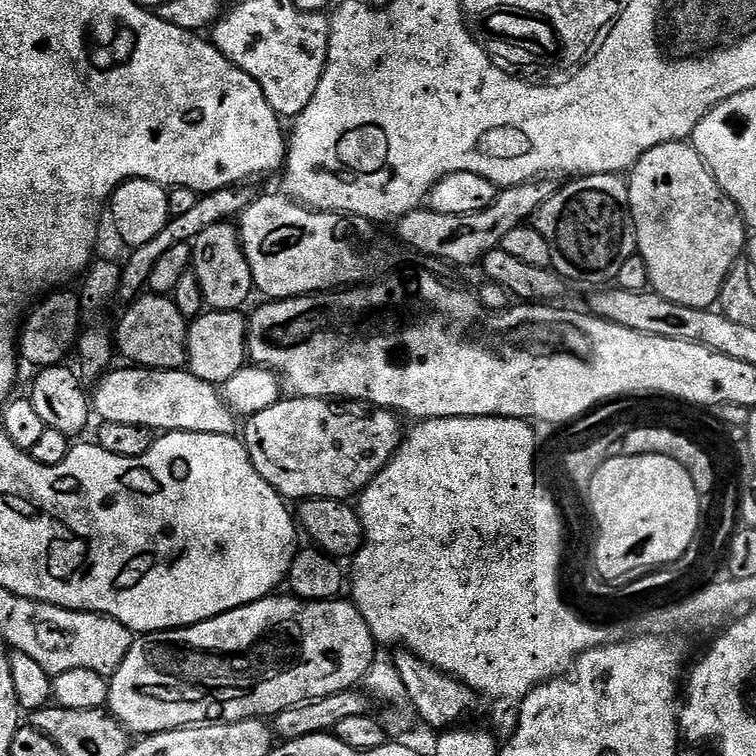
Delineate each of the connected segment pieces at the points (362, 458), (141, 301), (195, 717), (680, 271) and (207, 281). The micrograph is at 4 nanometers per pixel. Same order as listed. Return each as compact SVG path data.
M304 397L282 398L274 406L245 421L242 439L258 474L286 500L302 501L314 497L347 501L363 492L378 473L392 460L406 435L401 417L386 408L373 408L363 402L335 402Z
M144 294L127 305L120 325L114 328L114 348L125 356L127 363L142 368L184 368L188 362L189 321L179 312L172 298L164 294Z
M273 594L253 604L230 610L226 614L218 614L209 620L192 624L189 628L172 628L169 632L149 632L135 637L118 670L110 677L108 685L107 711L116 717L122 727L129 733L139 734L141 737L153 736L156 732L169 732L175 728L191 728L201 724L229 724L243 720L258 720L261 718L275 718L280 712L286 711L299 704L307 704L326 698L330 694L347 692L355 689L363 681L372 664L378 660L378 645L370 626L366 626L366 618L356 609L356 605L344 598L335 600L302 600L291 595Z
M688 142L663 144L654 146L654 150L646 150L630 169L626 183L636 250L646 262L651 291L682 306L713 307L719 301L729 270L735 266L746 243L746 225L736 203L721 190L712 172L704 165L704 159Z
M231 223L215 224L210 230L202 230L191 241L192 266L196 272L198 286L209 309L218 312L235 312L243 309L244 303L254 296L254 285L250 274L250 262L246 262L244 248L240 244L240 233Z

